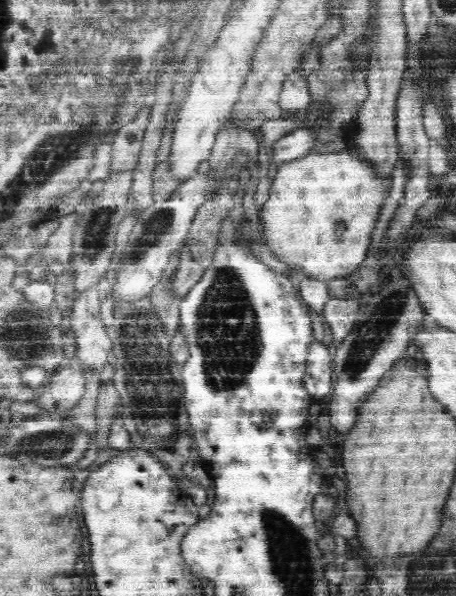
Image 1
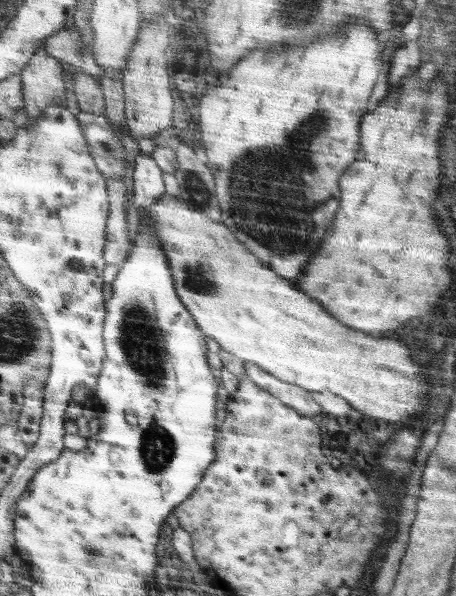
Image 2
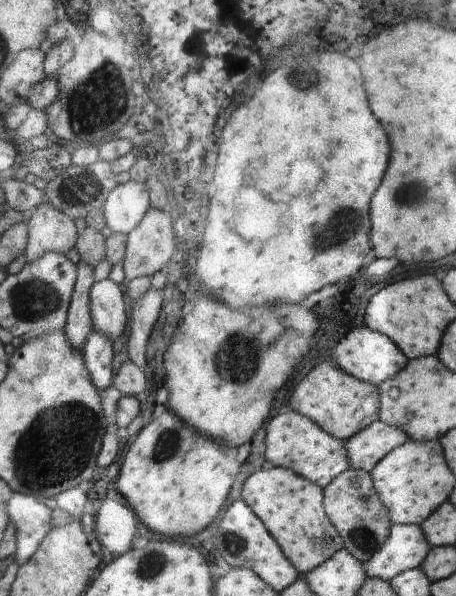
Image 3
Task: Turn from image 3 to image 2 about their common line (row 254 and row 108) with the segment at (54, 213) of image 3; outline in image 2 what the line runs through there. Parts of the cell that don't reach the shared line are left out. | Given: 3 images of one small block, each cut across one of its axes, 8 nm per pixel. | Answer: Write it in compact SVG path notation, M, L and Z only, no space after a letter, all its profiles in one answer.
M42 49L32 57L22 75L29 121L44 118L44 111L52 105L68 106L68 88L59 58Z

